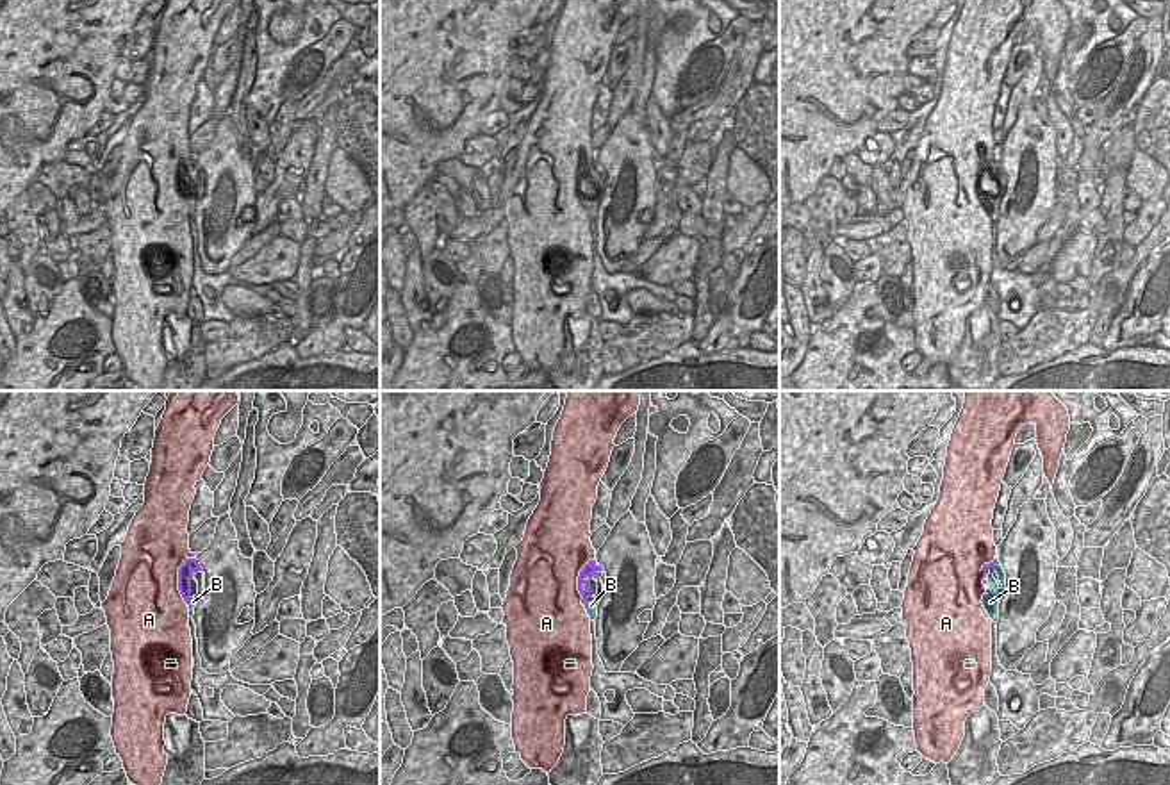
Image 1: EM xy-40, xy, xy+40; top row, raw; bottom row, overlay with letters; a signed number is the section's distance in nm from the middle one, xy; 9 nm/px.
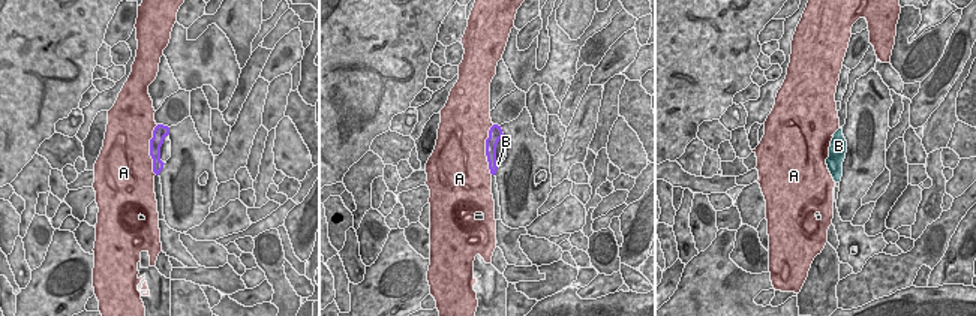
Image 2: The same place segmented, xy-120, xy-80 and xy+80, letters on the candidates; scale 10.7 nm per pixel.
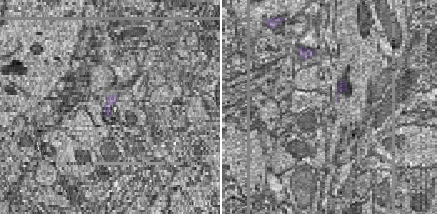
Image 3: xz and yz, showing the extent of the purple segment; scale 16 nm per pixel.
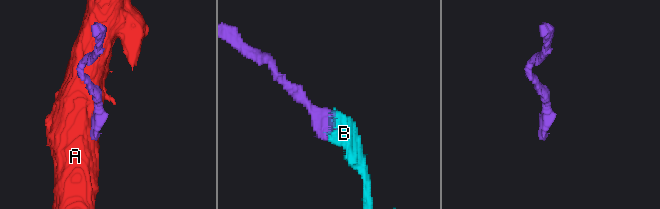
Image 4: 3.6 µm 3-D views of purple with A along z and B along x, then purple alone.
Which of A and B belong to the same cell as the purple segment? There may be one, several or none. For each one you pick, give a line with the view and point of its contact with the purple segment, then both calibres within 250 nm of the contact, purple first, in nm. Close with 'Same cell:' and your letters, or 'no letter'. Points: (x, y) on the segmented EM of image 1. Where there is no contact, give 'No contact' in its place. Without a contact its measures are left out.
B: Touches purple at xy (585, 598). Thickness 130 nm (purple) against 130 nm
Same cell: B

